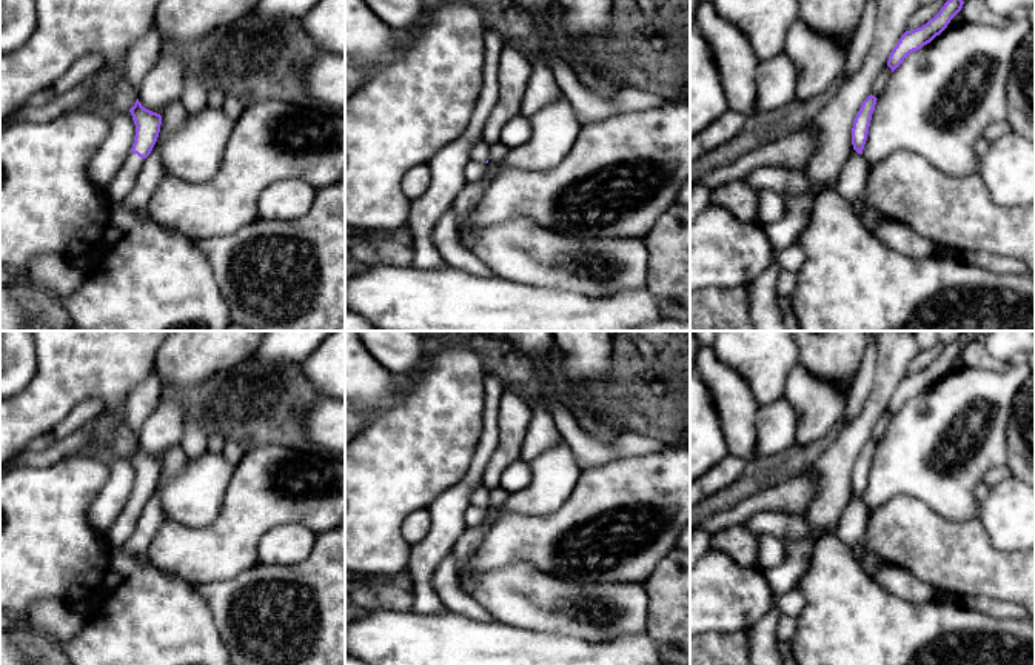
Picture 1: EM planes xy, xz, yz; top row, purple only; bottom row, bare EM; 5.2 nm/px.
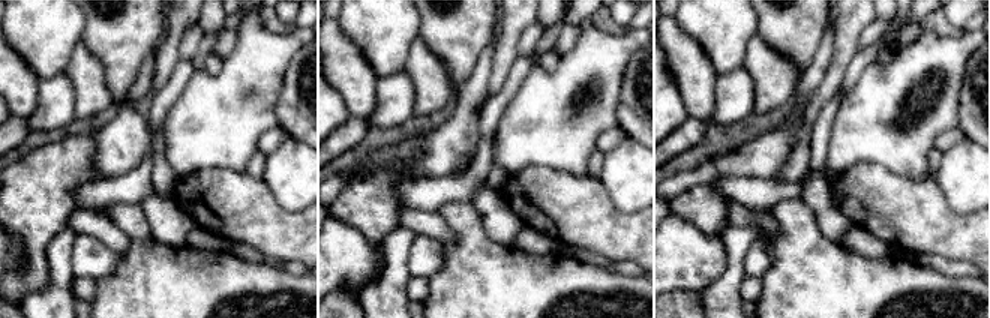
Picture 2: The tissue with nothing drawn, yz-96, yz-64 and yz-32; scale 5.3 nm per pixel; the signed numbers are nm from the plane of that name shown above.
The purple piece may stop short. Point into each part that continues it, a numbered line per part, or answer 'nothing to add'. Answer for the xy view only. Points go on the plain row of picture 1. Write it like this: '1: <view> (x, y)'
1: xy (123, 527)

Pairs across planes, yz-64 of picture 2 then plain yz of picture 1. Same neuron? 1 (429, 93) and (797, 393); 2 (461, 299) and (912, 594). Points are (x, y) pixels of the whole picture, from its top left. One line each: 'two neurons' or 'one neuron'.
1: one neuron
2: two neurons

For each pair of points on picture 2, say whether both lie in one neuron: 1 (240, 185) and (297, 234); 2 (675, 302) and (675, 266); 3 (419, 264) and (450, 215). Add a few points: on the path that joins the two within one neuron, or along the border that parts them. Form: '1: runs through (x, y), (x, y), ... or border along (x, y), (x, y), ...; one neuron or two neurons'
1: runs through (254, 198), (284, 228); one neuron
2: border along (699, 291), (669, 293); two neurons
3: border along (443, 245), (443, 267), (428, 278); two neurons

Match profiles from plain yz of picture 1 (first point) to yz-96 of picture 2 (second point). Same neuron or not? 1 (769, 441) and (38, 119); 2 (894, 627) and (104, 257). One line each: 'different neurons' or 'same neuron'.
1: same neuron
2: different neurons

